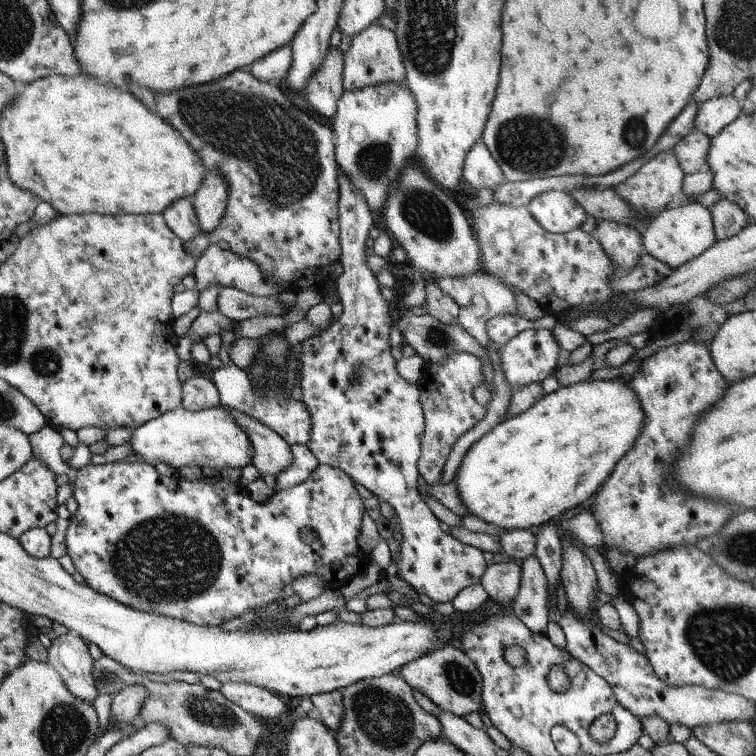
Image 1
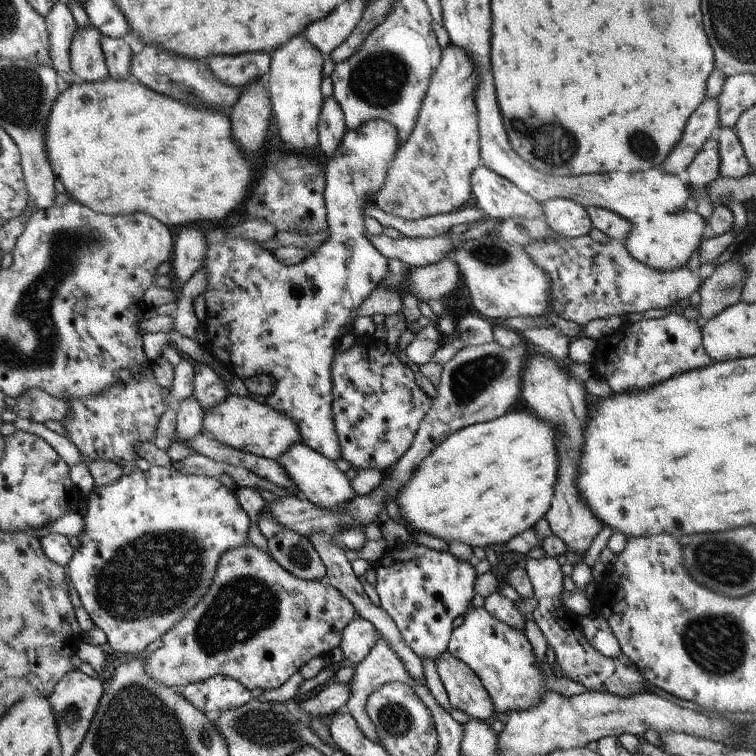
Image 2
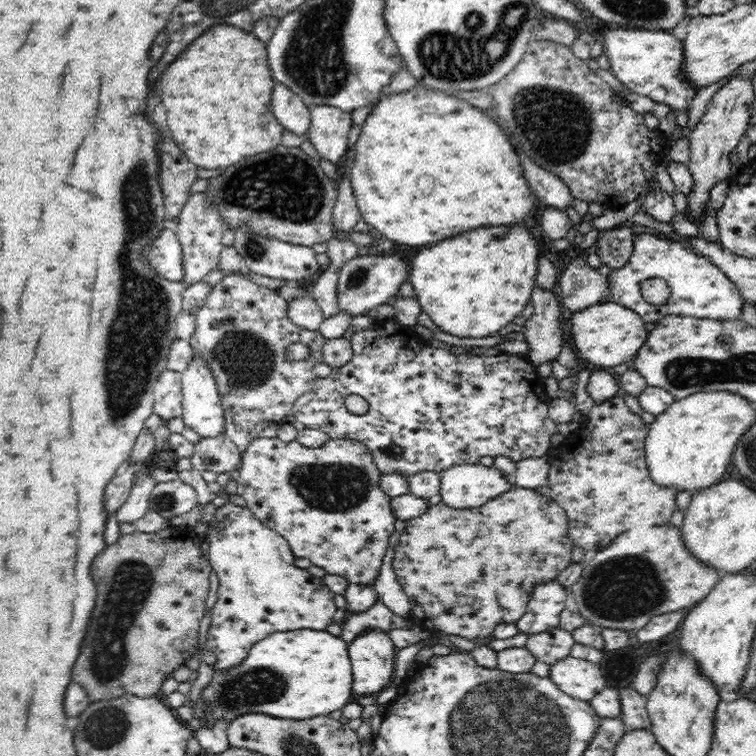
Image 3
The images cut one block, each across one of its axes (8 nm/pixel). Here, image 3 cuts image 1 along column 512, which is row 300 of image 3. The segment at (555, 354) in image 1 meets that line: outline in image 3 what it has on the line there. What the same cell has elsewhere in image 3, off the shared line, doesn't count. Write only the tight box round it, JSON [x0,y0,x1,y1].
[338,252,409,318]

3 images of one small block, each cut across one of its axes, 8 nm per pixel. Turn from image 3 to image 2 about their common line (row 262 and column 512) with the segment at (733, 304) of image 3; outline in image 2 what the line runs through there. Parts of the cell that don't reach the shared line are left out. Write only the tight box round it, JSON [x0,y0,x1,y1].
[446,606,587,718]

